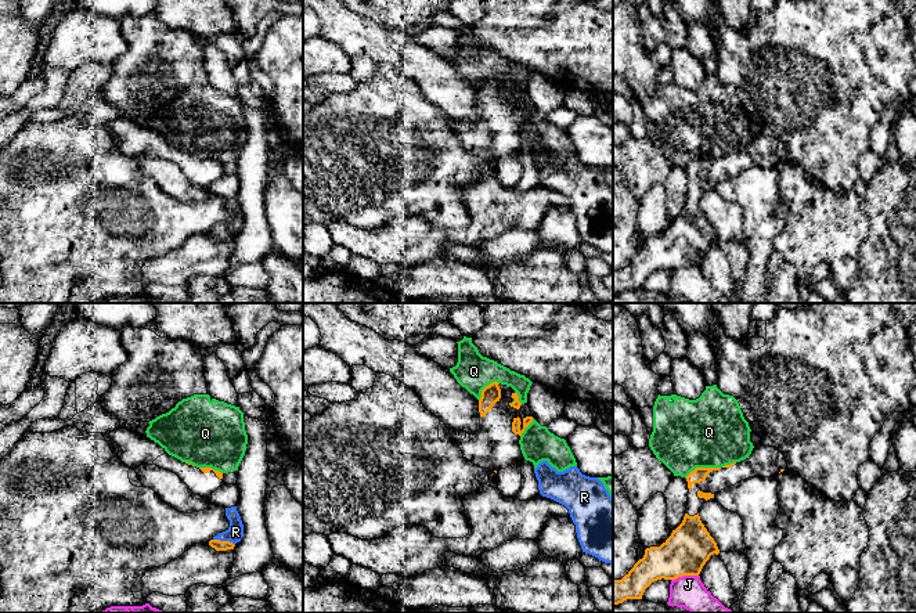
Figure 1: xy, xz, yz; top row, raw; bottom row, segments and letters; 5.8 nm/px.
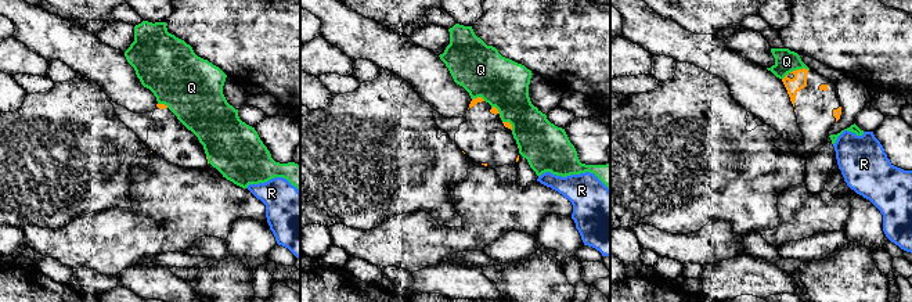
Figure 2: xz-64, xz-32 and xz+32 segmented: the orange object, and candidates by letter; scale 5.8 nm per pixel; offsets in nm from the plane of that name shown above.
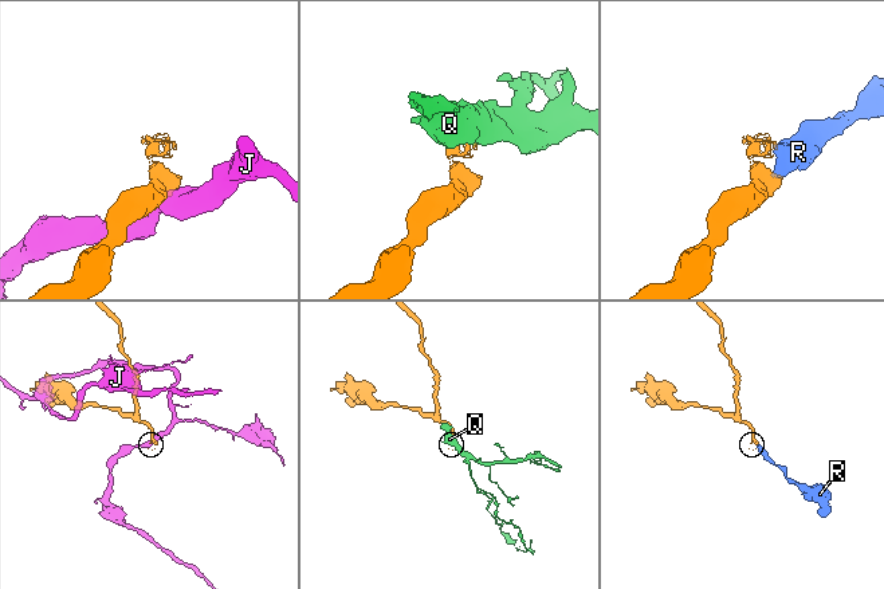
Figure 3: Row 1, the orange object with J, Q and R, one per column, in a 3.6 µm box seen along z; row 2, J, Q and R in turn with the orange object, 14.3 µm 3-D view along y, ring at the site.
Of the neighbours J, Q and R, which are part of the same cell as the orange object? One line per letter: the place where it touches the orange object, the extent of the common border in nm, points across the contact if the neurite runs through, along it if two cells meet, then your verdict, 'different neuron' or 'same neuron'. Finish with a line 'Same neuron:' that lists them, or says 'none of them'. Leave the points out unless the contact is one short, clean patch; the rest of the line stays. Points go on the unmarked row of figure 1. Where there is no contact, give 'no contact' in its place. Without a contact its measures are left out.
J: yz (684, 264) | 160 nm | different neuron
Q: yz (710, 158) | 320 nm | different neuron
R: xy (224, 231) | 130 nm | across xy (219, 235), (224, 231), (235, 222) | same neuron
Same neuron: R

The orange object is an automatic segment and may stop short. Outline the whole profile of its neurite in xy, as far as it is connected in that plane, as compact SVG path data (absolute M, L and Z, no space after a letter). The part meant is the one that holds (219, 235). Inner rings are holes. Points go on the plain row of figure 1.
M237 196L226 198L226 206L230 210L230 217L209 231L209 235L216 241L234 239L244 227L244 214Z

